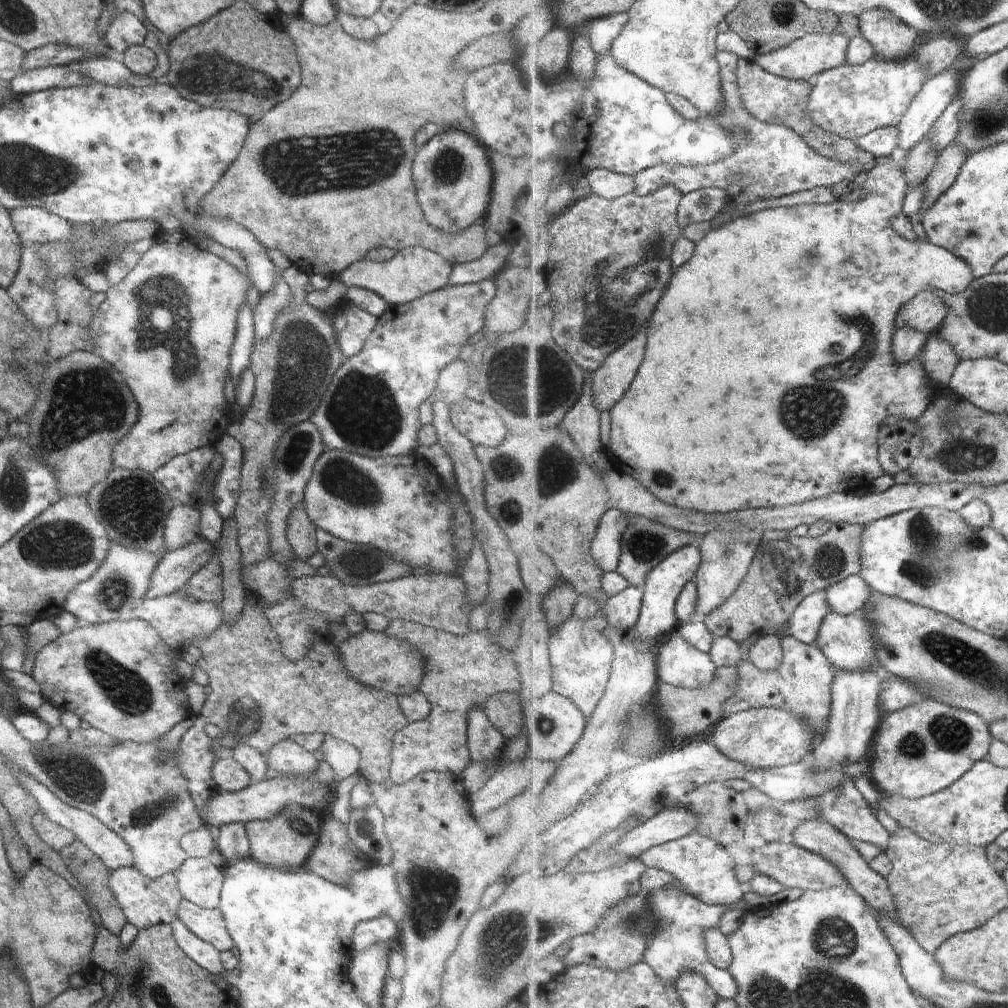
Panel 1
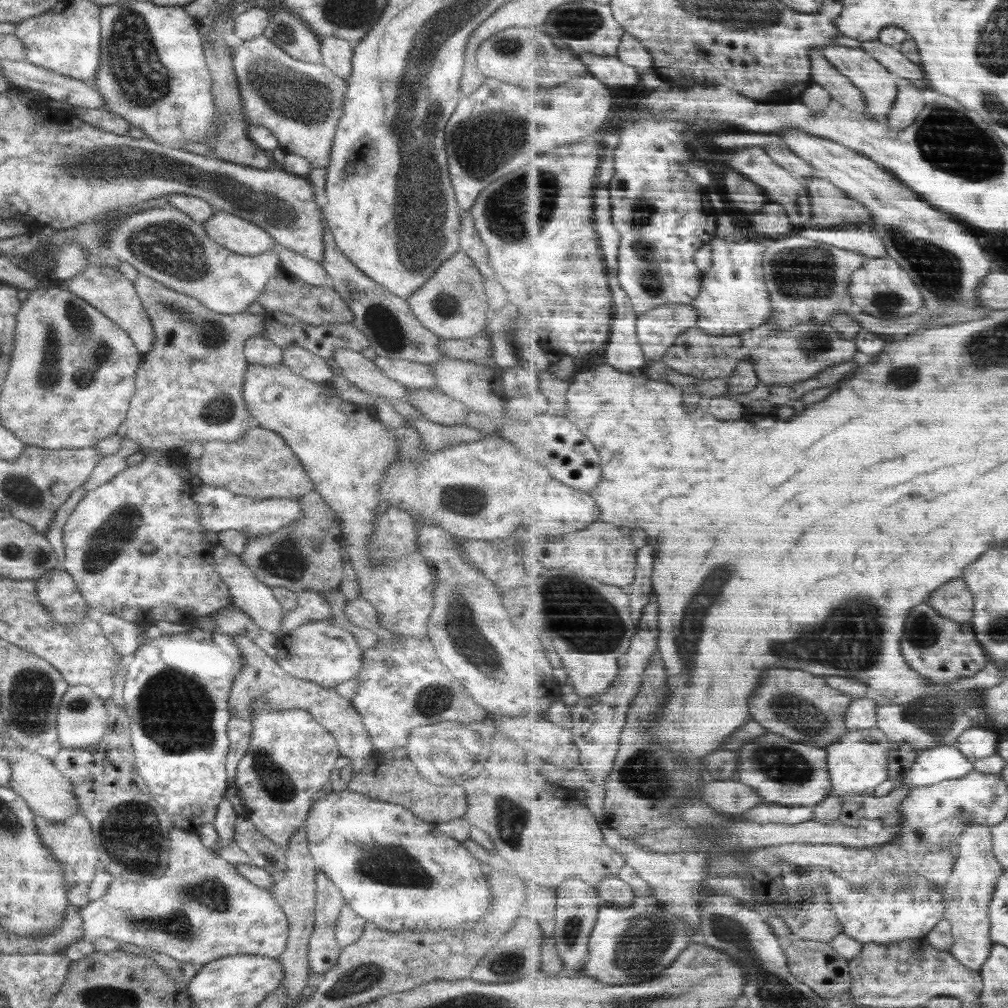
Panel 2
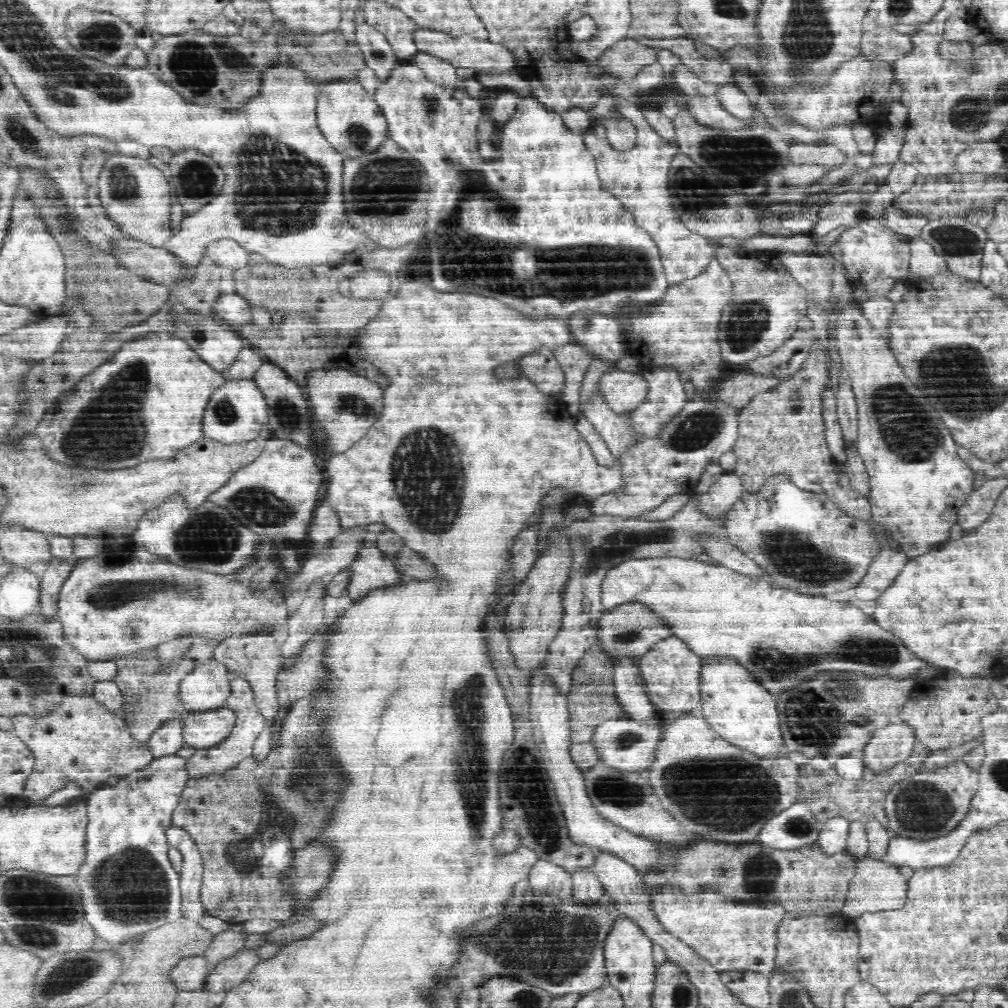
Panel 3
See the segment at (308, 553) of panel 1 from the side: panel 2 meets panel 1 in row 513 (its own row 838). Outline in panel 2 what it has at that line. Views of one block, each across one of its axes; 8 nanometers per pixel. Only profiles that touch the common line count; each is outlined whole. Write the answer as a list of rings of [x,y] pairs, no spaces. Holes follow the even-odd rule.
[[[302,826],[294,832],[294,836],[288,840],[288,846],[285,849],[286,866],[285,872],[278,878],[275,884],[270,888],[272,897],[279,902],[282,911],[286,915],[289,931],[287,945],[284,952],[278,956],[284,969],[284,992],[288,996],[289,1006],[295,1006],[302,996],[302,990],[306,989],[313,980],[308,973],[309,962],[307,959],[309,938],[315,925],[315,906],[316,906],[316,880],[318,874],[315,862],[308,848],[309,842],[306,838],[306,828]]]

